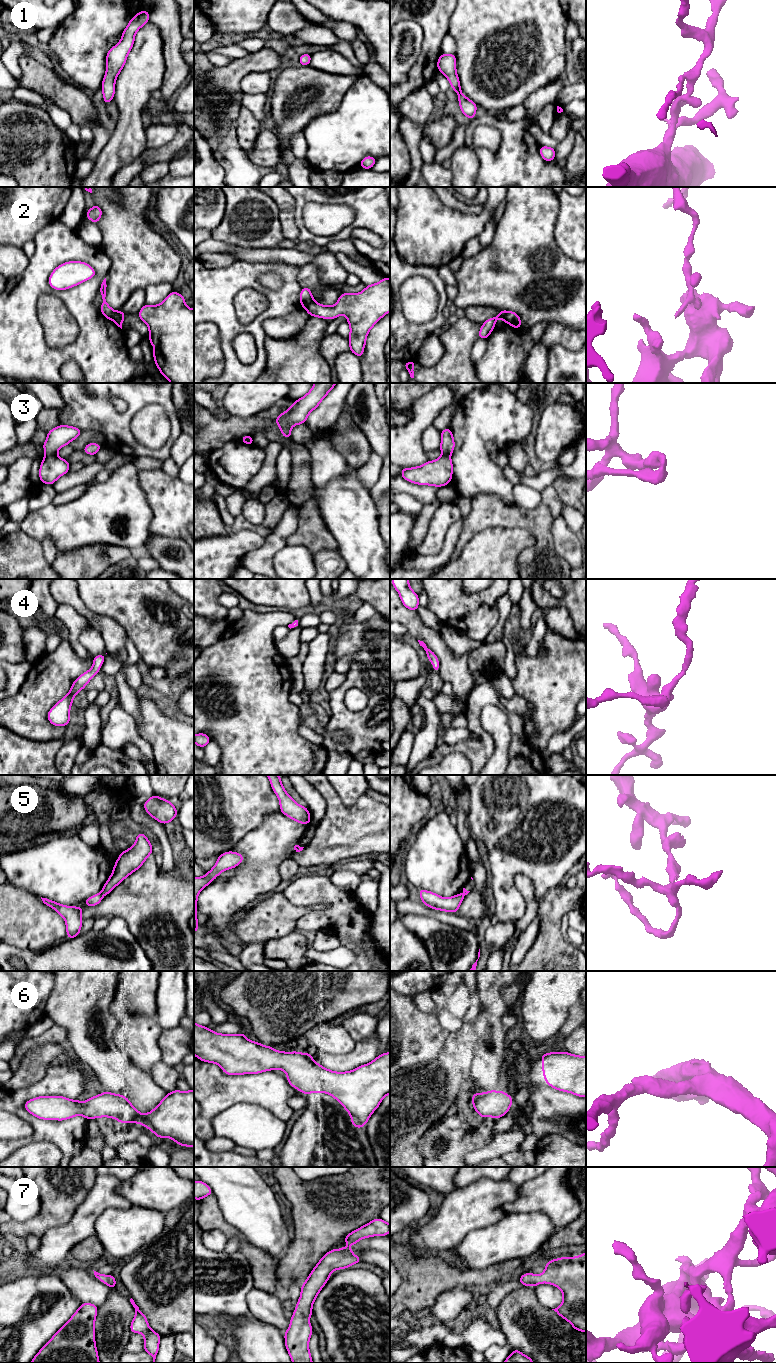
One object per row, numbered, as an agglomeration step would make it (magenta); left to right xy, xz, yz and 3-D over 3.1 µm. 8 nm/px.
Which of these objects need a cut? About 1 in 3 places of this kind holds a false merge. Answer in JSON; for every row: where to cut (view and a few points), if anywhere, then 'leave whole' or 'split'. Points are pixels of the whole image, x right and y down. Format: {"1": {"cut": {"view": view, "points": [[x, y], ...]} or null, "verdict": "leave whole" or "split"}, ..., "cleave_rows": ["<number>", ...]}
{"1": {"cut": null, "verdict": "leave whole"}, "2": {"cut": {"view": "yz", "points": [[507, 312], [504, 320]]}, "verdict": "split"}, "3": {"cut": {"view": "xy", "points": [[46, 454], [55, 455]]}, "verdict": "split"}, "4": {"cut": null, "verdict": "leave whole"}, "5": {"cut": {"view": "xy", "points": [[100, 893], [103, 895]]}, "verdict": "split"}, "6": {"cut": null, "verdict": "leave whole"}, "7": {"cut": null, "verdict": "leave whole"}, "cleave_rows": ["2", "3", "5"]}

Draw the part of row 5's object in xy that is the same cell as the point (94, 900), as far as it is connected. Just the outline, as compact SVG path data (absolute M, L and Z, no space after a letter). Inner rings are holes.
M98 893L86 899L84 904L86 906L96 906L101 902L102 899L103 899L103 895L101 893Z

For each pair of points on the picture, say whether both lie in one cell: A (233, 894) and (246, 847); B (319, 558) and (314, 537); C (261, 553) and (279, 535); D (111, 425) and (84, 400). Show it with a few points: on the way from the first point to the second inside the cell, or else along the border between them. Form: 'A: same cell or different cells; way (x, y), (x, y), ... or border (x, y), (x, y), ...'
A: same cell; way (245, 882), (248, 879), (248, 859)
B: different cells; border (336, 549), (321, 549), (313, 553)
C: same cell; way (265, 549), (275, 539)
D: same cell; way (104, 418), (91, 407)

